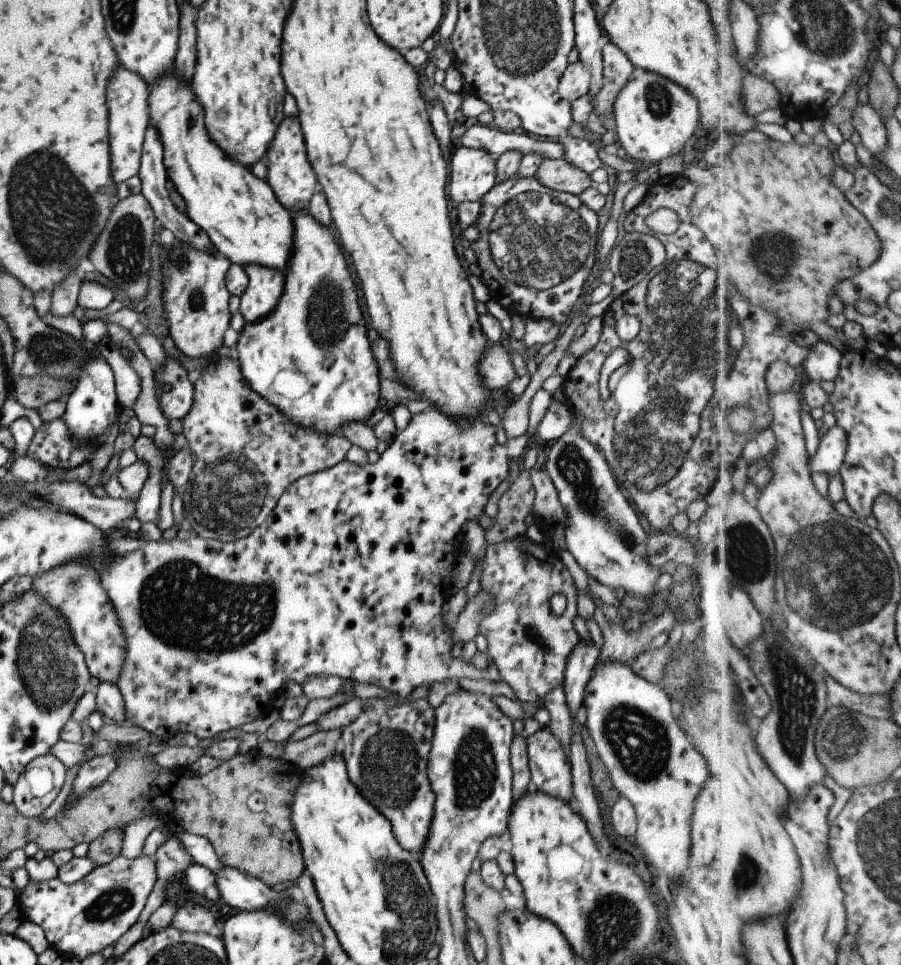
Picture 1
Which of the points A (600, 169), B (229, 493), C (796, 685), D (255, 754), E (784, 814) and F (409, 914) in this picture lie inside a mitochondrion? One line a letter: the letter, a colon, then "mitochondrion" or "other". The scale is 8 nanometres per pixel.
A: other
B: mitochondrion
C: mitochondrion
D: other
E: other
F: mitochondrion

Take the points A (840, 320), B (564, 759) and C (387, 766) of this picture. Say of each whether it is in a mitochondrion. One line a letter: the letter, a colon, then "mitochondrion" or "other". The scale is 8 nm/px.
A: other
B: other
C: mitochondrion

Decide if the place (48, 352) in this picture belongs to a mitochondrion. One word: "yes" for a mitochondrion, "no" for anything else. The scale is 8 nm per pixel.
yes

